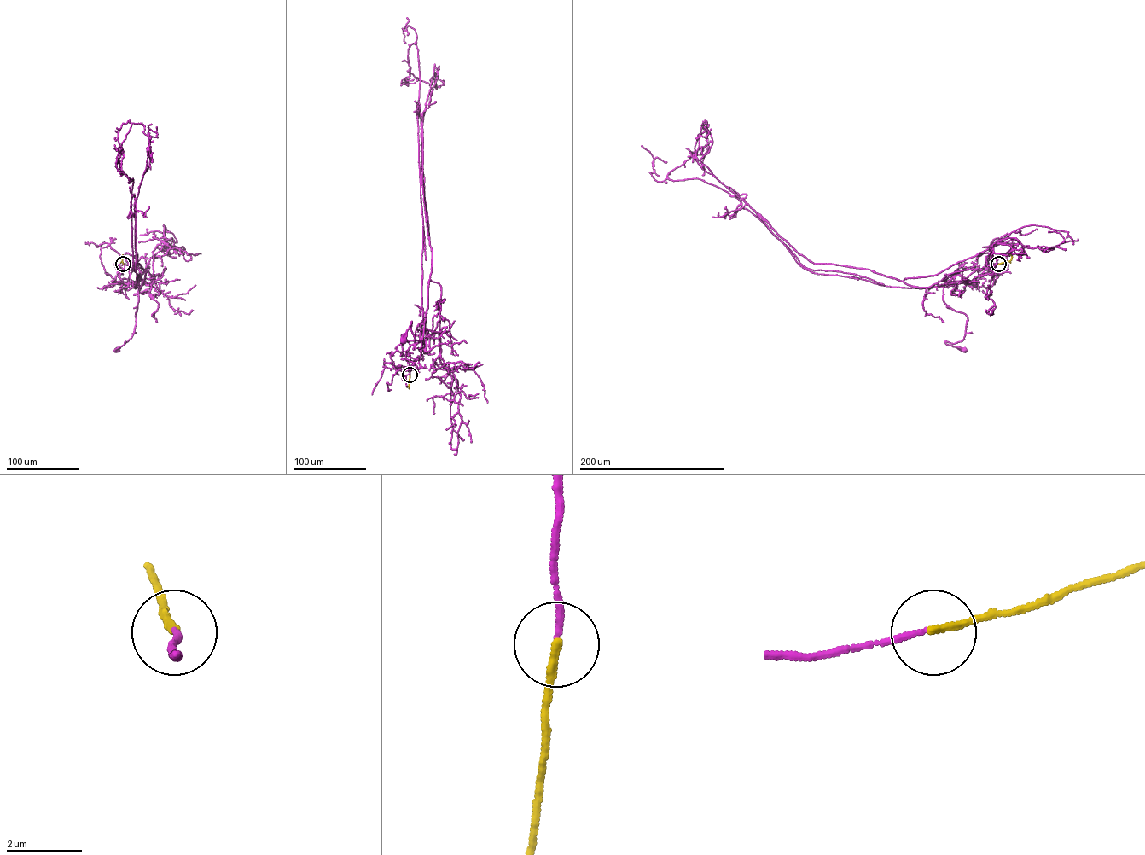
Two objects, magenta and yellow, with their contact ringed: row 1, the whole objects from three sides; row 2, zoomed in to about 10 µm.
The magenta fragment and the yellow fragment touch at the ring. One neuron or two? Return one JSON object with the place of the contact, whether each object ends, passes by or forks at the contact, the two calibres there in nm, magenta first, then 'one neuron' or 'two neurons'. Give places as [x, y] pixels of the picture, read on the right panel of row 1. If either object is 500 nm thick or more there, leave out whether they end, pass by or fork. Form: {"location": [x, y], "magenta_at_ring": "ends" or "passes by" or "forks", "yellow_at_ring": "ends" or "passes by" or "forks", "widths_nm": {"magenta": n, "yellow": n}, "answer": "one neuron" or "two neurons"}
{"location": [998, 264], "magenta_at_ring": "ends", "yellow_at_ring": "ends", "widths_nm": {"magenta": 140, "yellow": 190}, "answer": "one neuron"}

